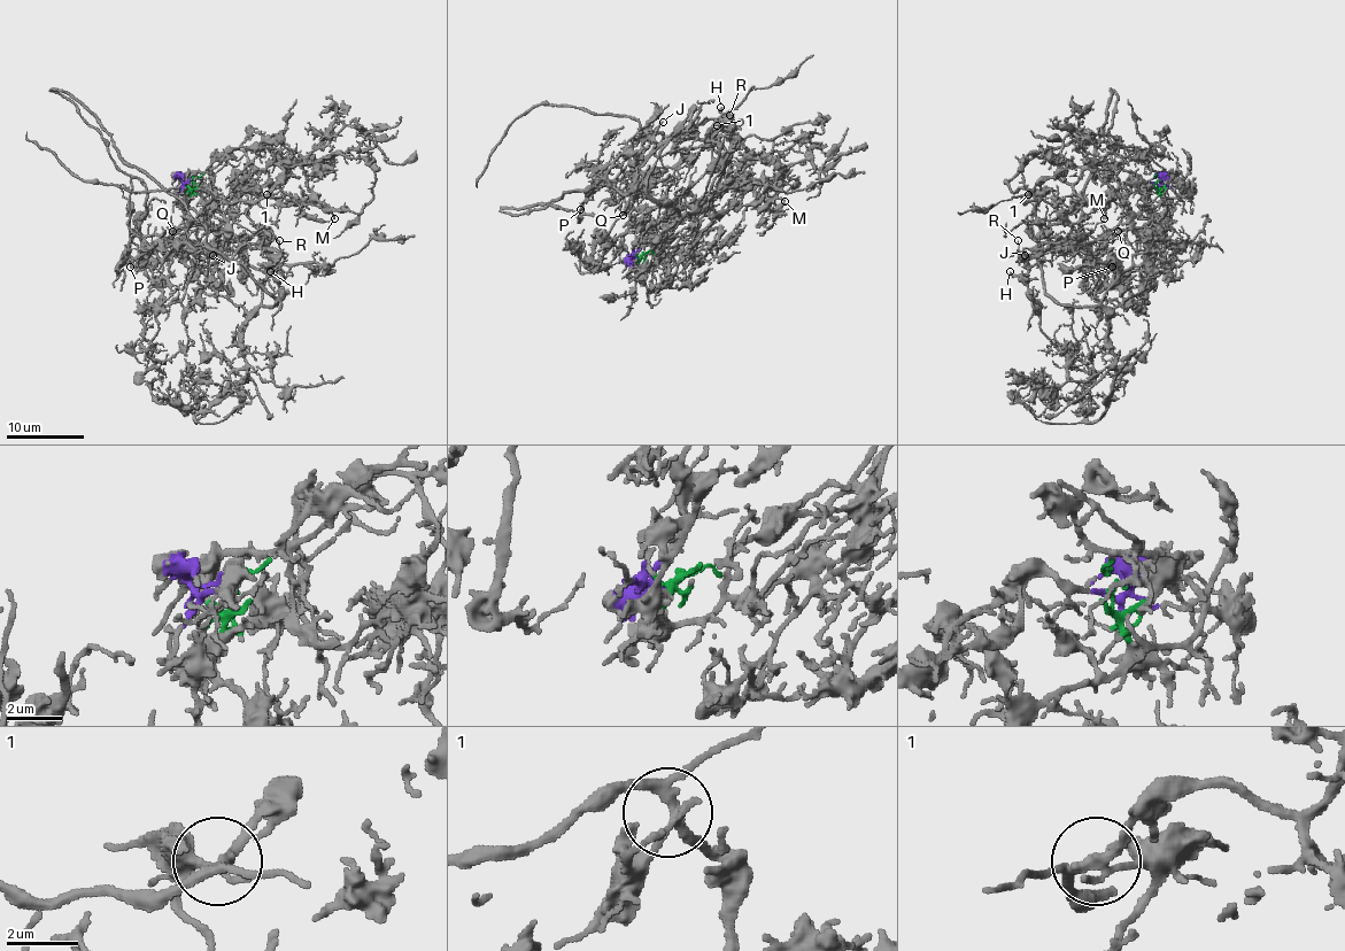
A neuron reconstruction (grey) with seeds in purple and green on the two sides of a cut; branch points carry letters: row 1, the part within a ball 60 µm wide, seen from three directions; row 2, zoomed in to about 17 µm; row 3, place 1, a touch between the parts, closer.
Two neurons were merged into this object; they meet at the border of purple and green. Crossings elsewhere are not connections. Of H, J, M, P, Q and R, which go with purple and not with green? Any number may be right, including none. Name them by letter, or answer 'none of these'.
M

